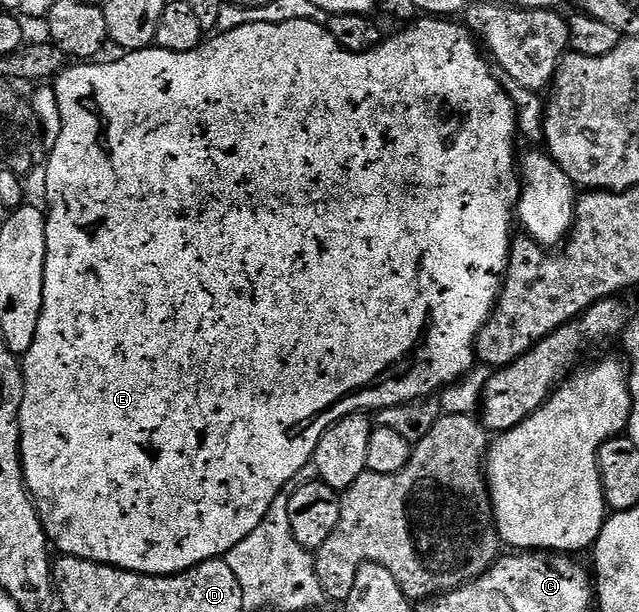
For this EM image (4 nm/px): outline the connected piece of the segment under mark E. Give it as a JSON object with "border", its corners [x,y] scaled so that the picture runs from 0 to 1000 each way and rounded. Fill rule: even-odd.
{"border":[[[491,31],[394,38],[377,41],[355,54],[343,52],[335,57],[341,60],[330,67],[329,62],[318,65],[300,83],[277,87],[246,77],[213,80],[192,85],[186,100],[166,100],[161,106],[116,103],[89,123],[81,141],[85,158],[91,163],[91,191],[97,196],[97,212],[85,230],[85,245],[72,270],[72,328],[78,333],[78,342],[72,348],[69,482],[66,513],[56,547],[50,554],[50,567],[44,567],[31,590],[39,632],[30,698],[34,719],[34,781],[41,784],[47,810],[53,814],[77,889],[92,905],[138,913],[158,923],[178,923],[183,930],[199,930],[208,936],[236,936],[241,943],[264,943],[268,936],[286,936],[302,923],[352,912],[363,894],[412,863],[410,850],[421,842],[423,824],[433,815],[435,804],[477,760],[484,761],[490,755],[491,739],[507,704],[518,701],[538,681],[560,678],[565,668],[593,672],[671,650],[693,632],[729,616],[742,601],[748,544],[773,510],[779,484],[786,479],[792,438],[798,433],[798,373],[808,368],[804,346],[811,340],[811,320],[817,317],[817,297],[808,250],[804,257],[804,229],[811,224],[811,185],[804,180],[804,165],[792,154],[790,142],[773,127],[775,114],[757,92],[737,49],[728,39],[715,41],[710,34],[715,33],[649,33],[624,46],[629,49],[618,60],[606,59],[574,87],[548,87],[534,80],[515,46],[509,39],[496,41],[496,33]]]}

